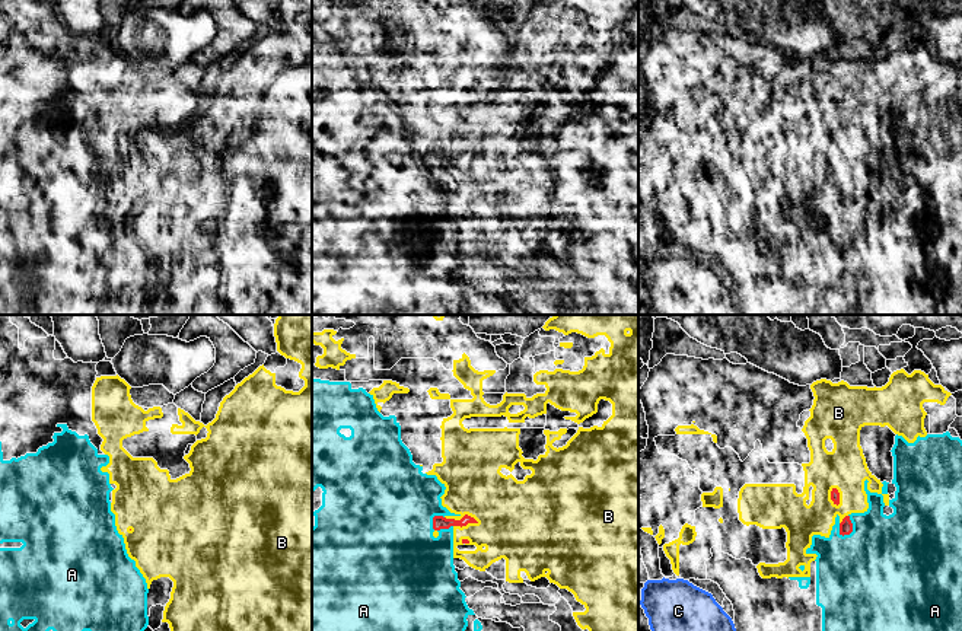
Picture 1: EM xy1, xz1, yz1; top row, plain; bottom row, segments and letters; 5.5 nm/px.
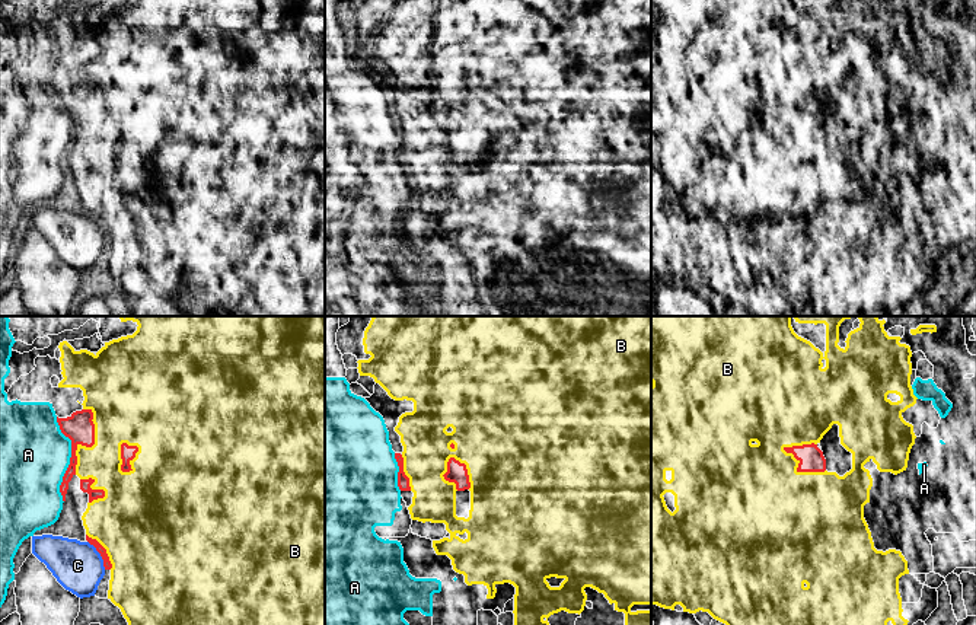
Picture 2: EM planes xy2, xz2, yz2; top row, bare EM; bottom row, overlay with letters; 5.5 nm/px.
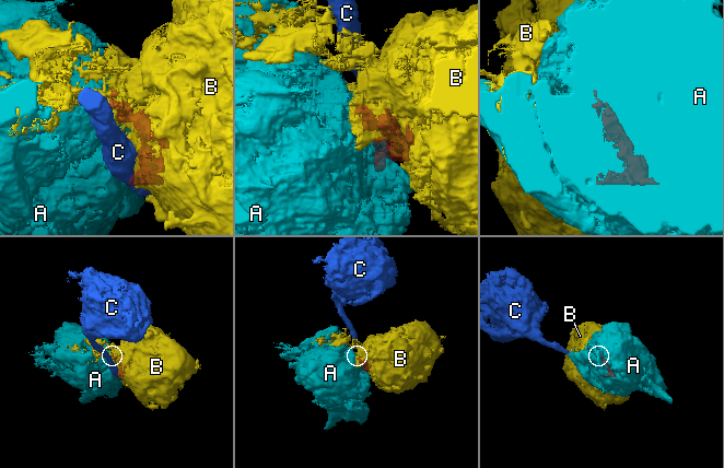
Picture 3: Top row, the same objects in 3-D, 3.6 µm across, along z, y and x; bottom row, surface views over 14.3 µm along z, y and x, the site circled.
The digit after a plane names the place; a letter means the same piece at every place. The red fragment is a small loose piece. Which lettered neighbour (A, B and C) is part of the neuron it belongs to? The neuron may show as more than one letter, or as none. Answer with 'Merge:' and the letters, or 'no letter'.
Merge: A

